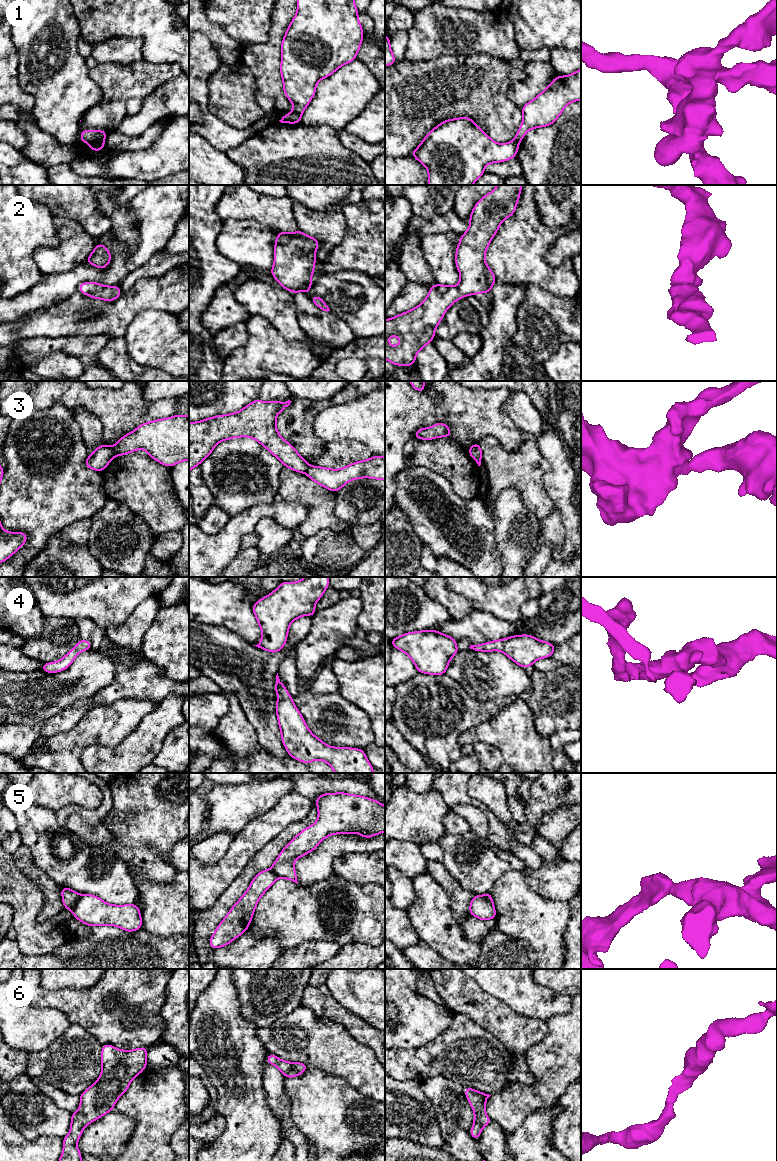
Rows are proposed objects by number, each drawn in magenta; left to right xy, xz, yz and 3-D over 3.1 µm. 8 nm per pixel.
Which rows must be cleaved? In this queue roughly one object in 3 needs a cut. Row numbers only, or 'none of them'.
1, 3, 5

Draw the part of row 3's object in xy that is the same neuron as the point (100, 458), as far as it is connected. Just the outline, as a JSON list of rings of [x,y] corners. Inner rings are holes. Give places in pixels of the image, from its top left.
[[[106,443],[98,446],[85,460],[85,467],[102,472],[113,459],[112,447]]]

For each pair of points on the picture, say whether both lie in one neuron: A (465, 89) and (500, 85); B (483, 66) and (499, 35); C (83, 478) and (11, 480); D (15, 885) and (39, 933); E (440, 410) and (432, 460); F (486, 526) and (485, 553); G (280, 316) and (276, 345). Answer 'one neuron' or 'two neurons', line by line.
A: one neuron
B: two neurons
C: one neuron
D: one neuron
E: two neurons
F: one neuron
G: two neurons

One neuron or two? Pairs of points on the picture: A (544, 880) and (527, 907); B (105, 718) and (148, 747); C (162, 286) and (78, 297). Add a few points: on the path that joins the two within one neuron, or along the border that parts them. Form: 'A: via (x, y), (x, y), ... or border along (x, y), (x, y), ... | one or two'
A: border along (522, 874), (528, 885), (540, 895), (559, 901) | two
B: border along (144, 716), (141, 722), (119, 743), (109, 747) | two
C: via (141, 297), (125, 308), (99, 308) | one

